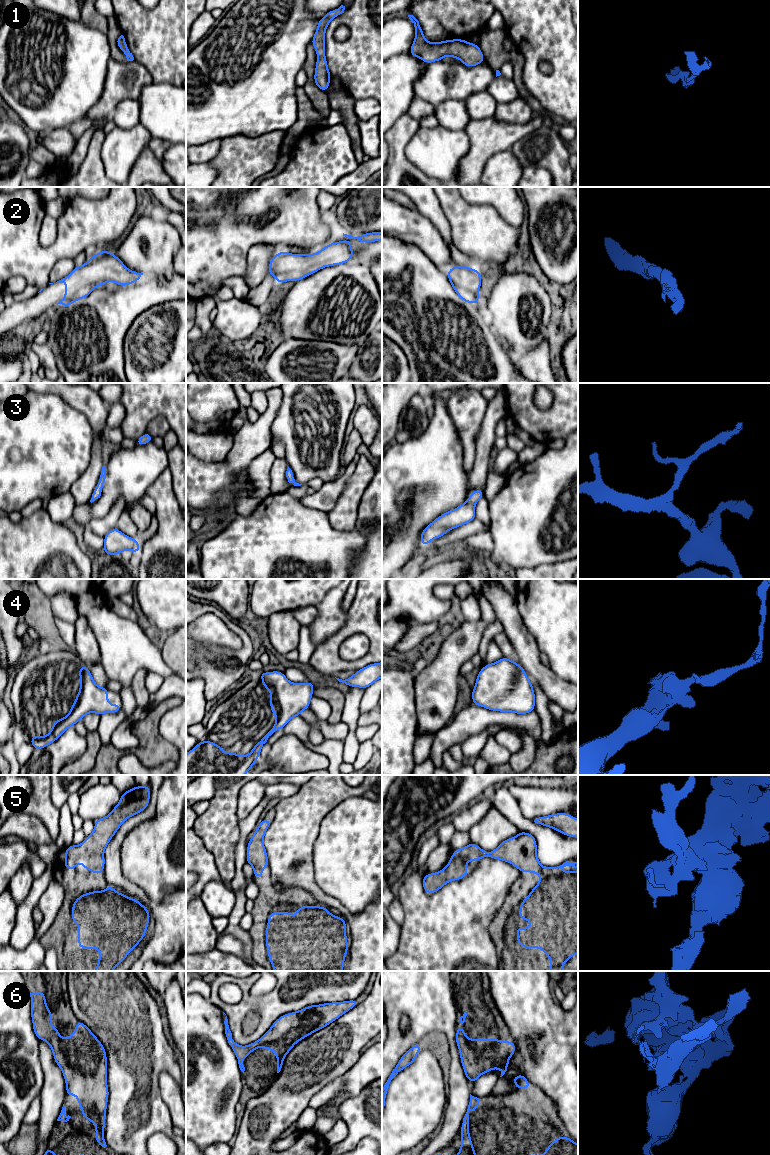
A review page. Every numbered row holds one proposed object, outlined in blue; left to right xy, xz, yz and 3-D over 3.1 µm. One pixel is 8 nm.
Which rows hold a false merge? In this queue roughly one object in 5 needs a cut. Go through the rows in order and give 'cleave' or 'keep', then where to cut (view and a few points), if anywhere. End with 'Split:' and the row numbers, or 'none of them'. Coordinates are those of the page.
1: keep | no cut
2: keep | no cut
3: keep | no cut
4: keep | no cut
5: keep | no cut
6: keep | no cut
Split: none of them

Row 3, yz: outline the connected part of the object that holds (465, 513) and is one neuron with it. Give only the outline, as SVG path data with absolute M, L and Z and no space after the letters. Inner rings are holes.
M476 489L464 504L437 517L421 532L422 546L428 546L433 539L444 536L449 530L476 519L475 505L482 498L484 498L484 492L481 489Z

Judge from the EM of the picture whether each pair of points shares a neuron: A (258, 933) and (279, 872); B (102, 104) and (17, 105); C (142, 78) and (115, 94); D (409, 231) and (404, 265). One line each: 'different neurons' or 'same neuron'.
A: different neurons
B: different neurons
C: same neuron
D: different neurons

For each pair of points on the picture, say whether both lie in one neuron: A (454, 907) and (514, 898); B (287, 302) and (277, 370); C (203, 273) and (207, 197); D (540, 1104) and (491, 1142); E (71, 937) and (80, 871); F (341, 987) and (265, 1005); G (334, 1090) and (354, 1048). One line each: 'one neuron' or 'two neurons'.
A: two neurons
B: two neurons
C: one neuron
D: one neuron
E: one neuron
F: one neuron
G: two neurons

